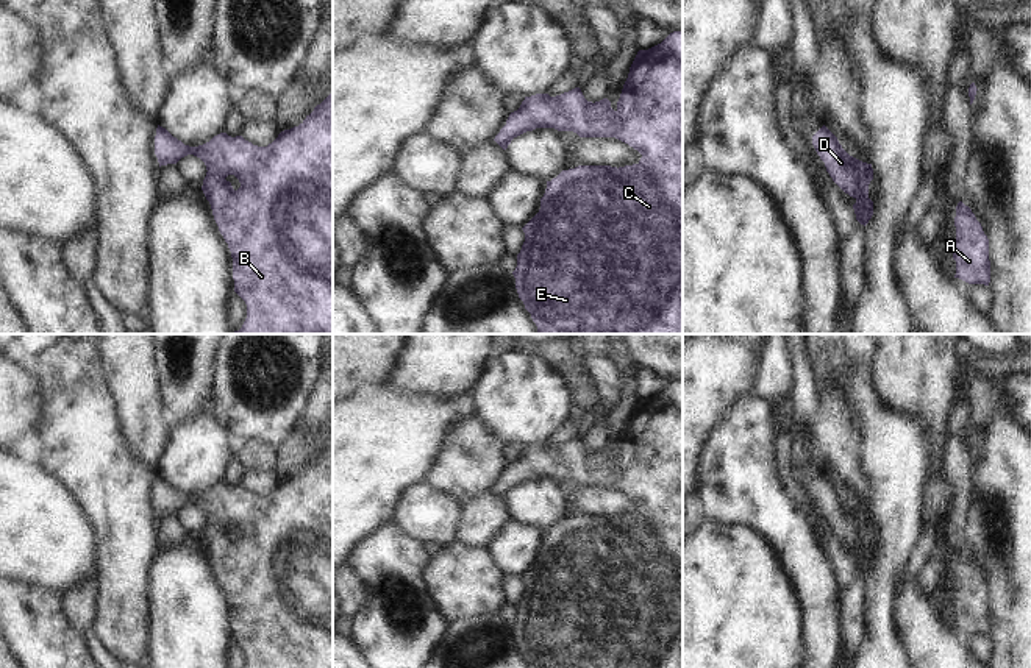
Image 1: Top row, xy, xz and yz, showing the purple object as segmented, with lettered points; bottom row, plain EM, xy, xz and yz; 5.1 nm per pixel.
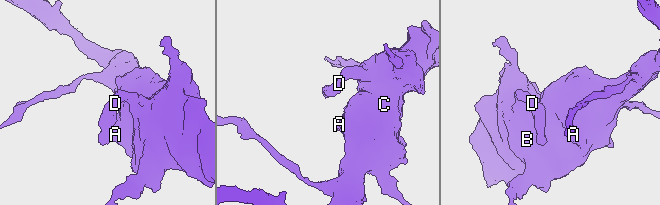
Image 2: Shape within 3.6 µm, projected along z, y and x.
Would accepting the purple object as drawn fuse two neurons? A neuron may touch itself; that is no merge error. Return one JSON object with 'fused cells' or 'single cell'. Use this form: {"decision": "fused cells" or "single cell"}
{"decision": "single cell"}

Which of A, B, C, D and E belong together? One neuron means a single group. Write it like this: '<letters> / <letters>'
A B C D E

